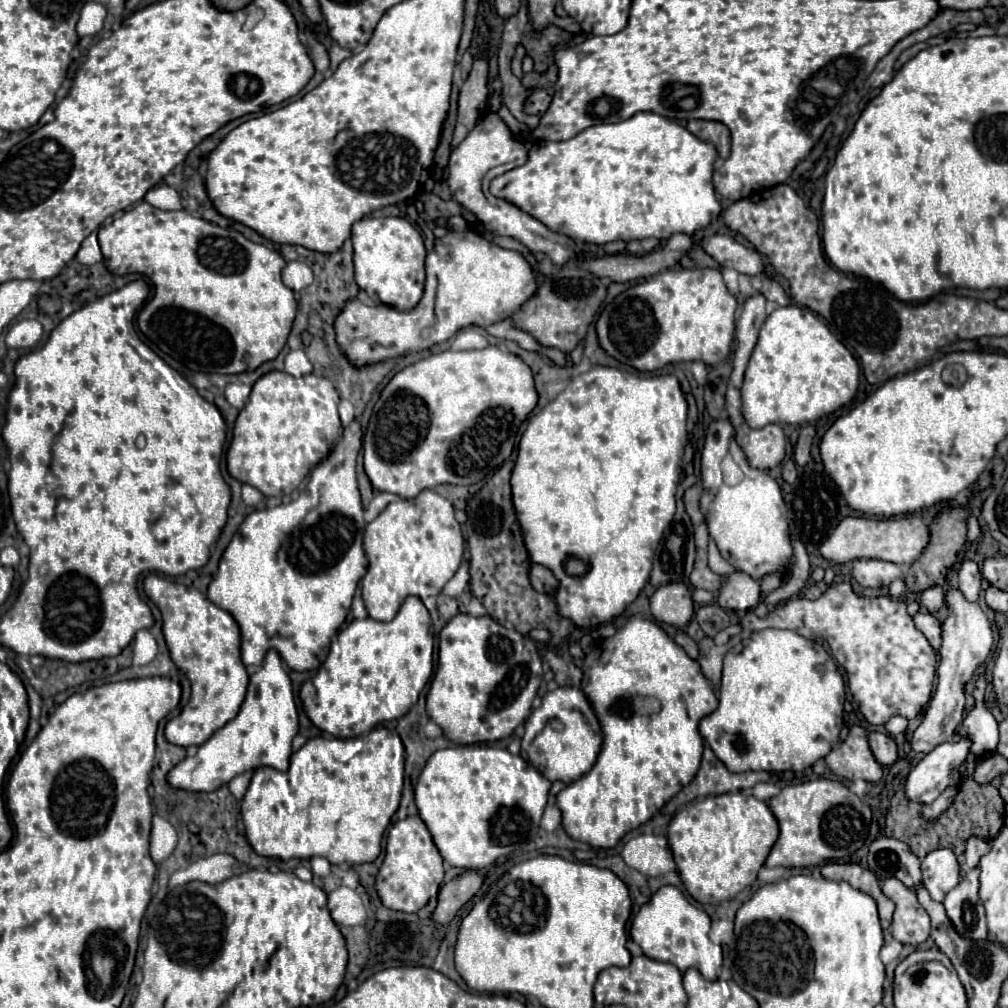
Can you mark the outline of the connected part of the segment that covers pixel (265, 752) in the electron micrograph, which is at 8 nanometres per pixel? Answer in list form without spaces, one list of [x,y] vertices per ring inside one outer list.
[[[269,649],[263,665],[249,677],[247,697],[237,717],[221,727],[217,733],[213,733],[213,737],[197,749],[197,755],[185,757],[177,767],[173,767],[167,773],[167,781],[175,789],[209,793],[229,783],[239,773],[255,771],[259,765],[287,771],[291,741],[297,731],[299,723],[291,679],[279,653],[275,649]]]

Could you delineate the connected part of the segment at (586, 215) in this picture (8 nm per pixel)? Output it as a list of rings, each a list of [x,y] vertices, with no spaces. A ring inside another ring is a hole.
[[[637,113],[631,119],[619,121],[619,123],[601,123],[601,125],[593,125],[585,131],[581,131],[579,135],[575,135],[573,139],[567,141],[535,141],[529,149],[527,155],[527,163],[521,167],[515,167],[499,177],[495,177],[491,181],[491,193],[499,199],[505,199],[513,205],[517,205],[521,211],[529,213],[531,217],[535,217],[537,221],[541,221],[543,225],[547,225],[549,229],[567,235],[573,241],[581,241],[581,243],[593,243],[593,245],[605,245],[609,241],[633,241],[633,239],[647,239],[647,237],[657,237],[657,239],[669,239],[675,233],[695,233],[699,229],[705,229],[715,217],[719,217],[721,213],[721,205],[715,197],[715,187],[713,187],[713,163],[717,159],[717,149],[715,145],[701,141],[699,137],[695,137],[693,133],[689,133],[685,127],[681,127],[679,123],[661,117],[657,113]]]

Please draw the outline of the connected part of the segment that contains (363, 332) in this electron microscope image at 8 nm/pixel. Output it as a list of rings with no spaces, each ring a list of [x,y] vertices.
[[[449,231],[437,239],[425,259],[425,273],[425,293],[409,313],[387,305],[367,305],[359,297],[343,305],[333,321],[333,329],[337,345],[351,365],[367,367],[411,351],[429,349],[451,339],[463,327],[489,327],[511,317],[537,291],[531,265],[521,253],[503,249],[475,231]]]

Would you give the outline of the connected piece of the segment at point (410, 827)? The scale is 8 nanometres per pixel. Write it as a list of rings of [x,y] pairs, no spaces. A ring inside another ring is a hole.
[[[407,817],[403,821],[397,821],[387,835],[385,845],[385,859],[377,873],[377,893],[381,903],[387,909],[403,911],[403,913],[417,913],[421,907],[427,905],[427,901],[438,896],[442,886],[445,871],[443,859],[425,827],[421,817]]]

